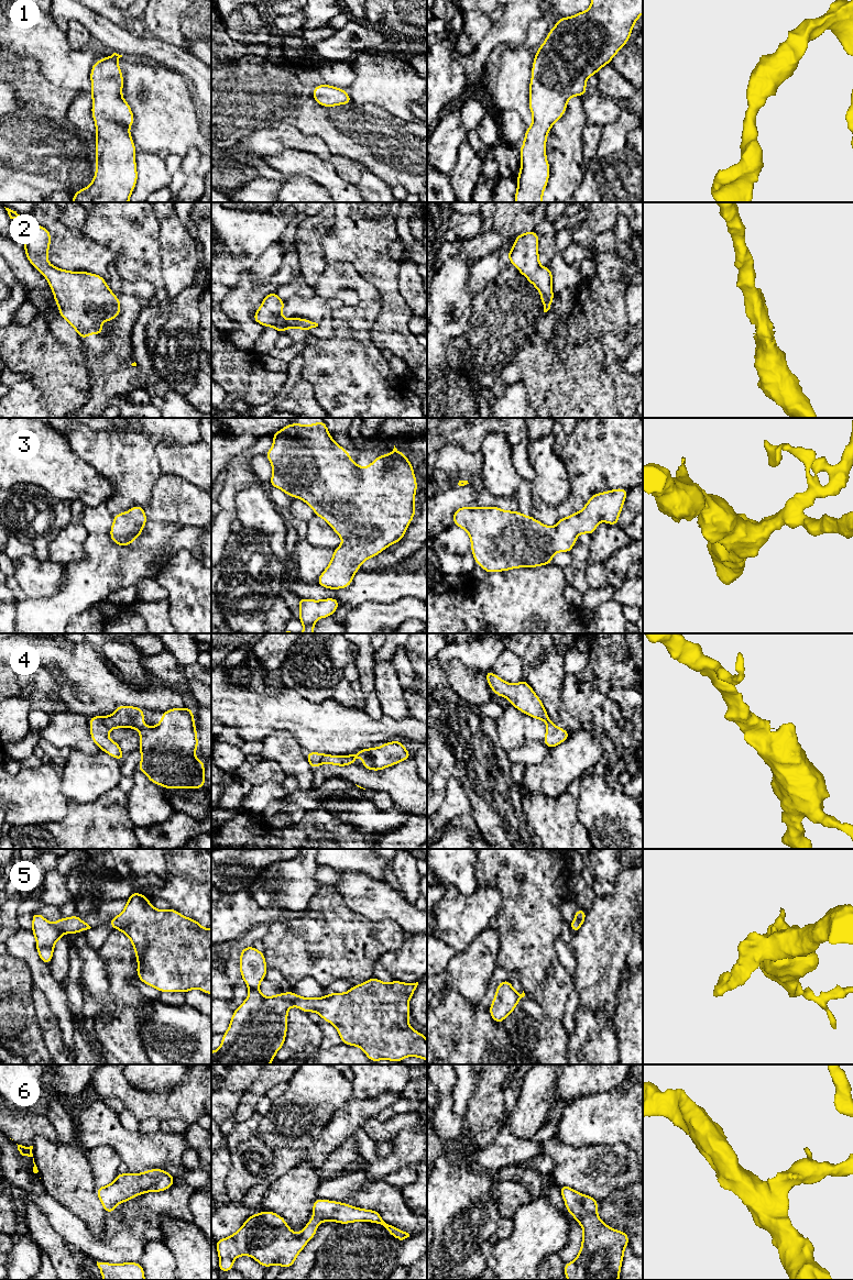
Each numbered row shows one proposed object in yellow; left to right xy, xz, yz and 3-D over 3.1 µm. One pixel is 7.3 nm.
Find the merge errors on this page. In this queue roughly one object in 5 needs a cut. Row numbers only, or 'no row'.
no row

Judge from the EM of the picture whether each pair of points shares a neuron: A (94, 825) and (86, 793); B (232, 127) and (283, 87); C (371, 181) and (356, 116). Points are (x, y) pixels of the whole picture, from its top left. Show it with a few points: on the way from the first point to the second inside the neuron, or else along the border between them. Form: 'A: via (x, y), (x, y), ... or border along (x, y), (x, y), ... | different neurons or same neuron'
A: border along (110, 789), (90, 802), (75, 803), (69, 801) | different neurons
B: via (223, 106), (223, 102), (243, 83), (262, 83) | same neuron
C: border along (367, 168), (391, 186) | different neurons

